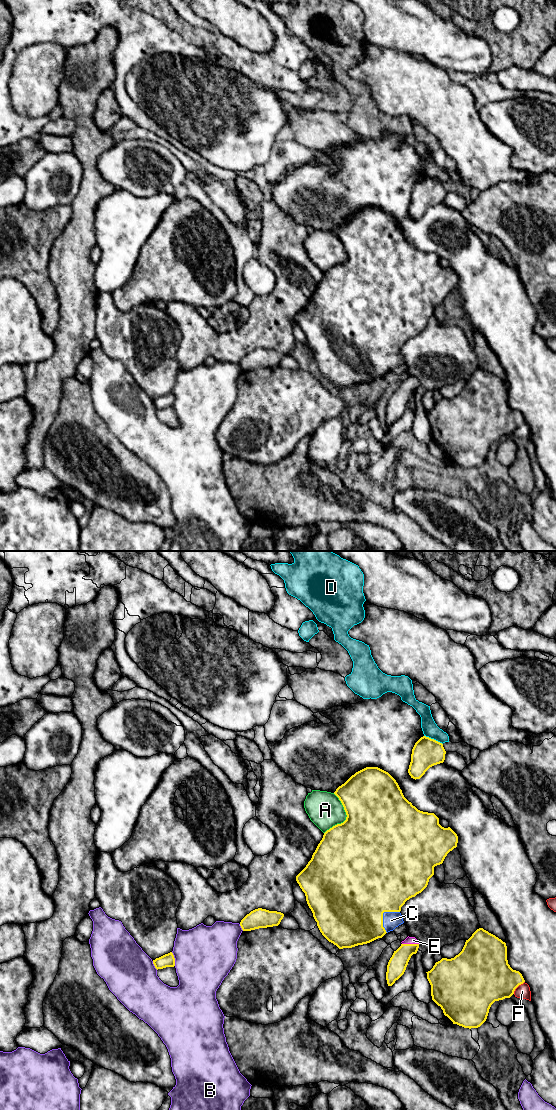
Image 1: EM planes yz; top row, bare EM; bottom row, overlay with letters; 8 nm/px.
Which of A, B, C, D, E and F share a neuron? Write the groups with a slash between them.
A / B / C E / D / F

